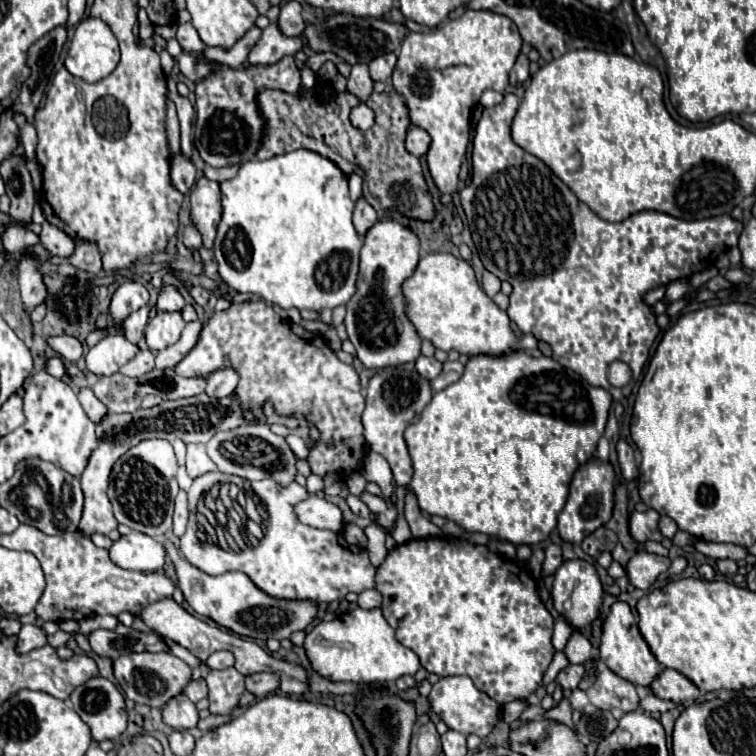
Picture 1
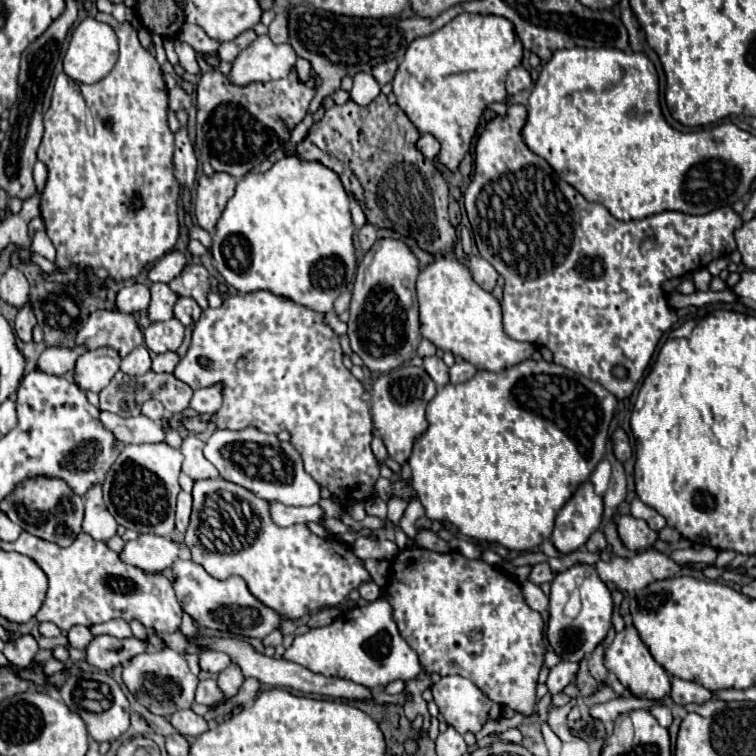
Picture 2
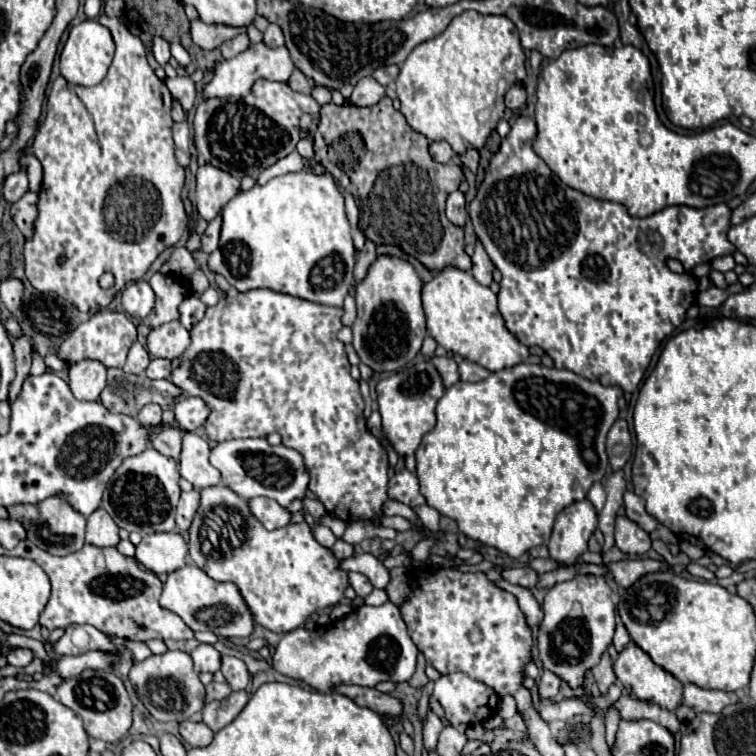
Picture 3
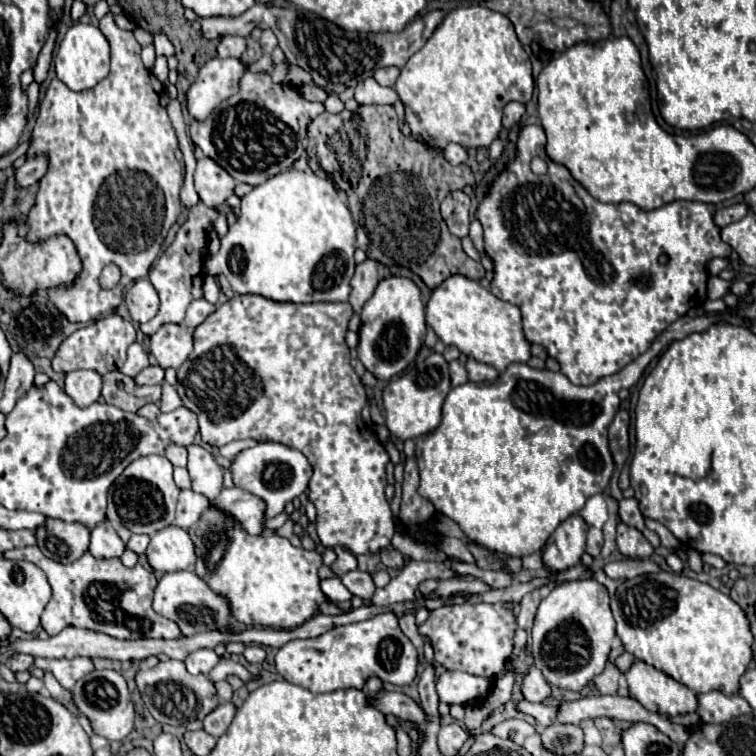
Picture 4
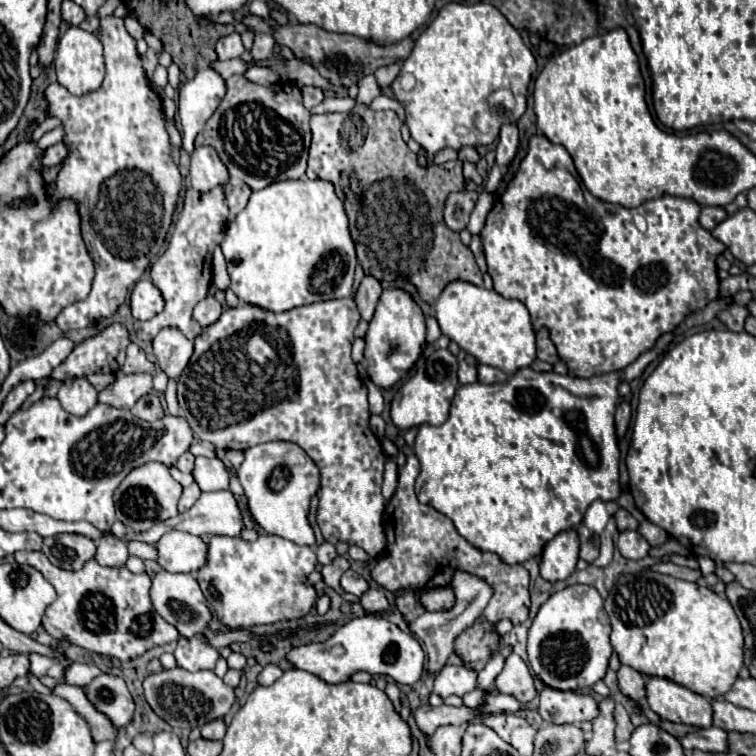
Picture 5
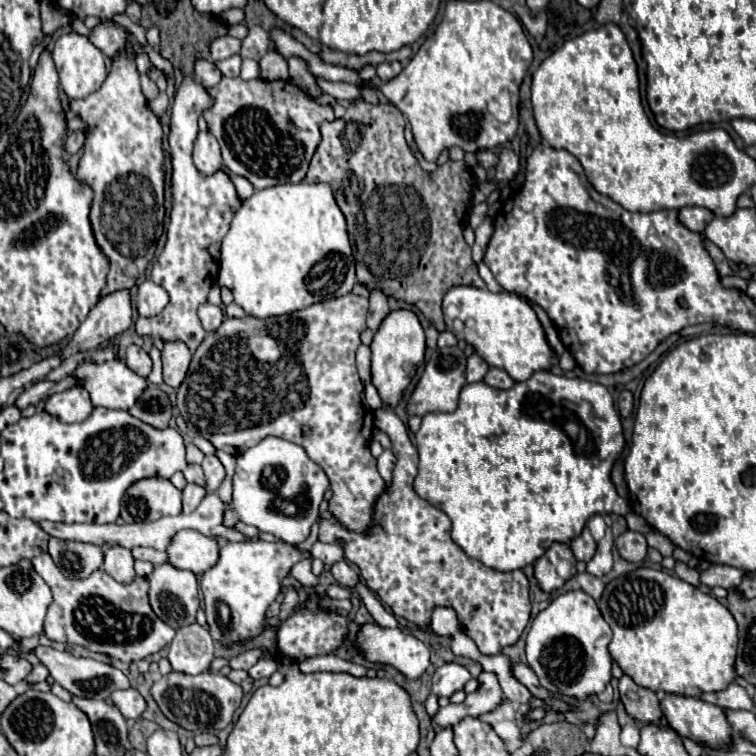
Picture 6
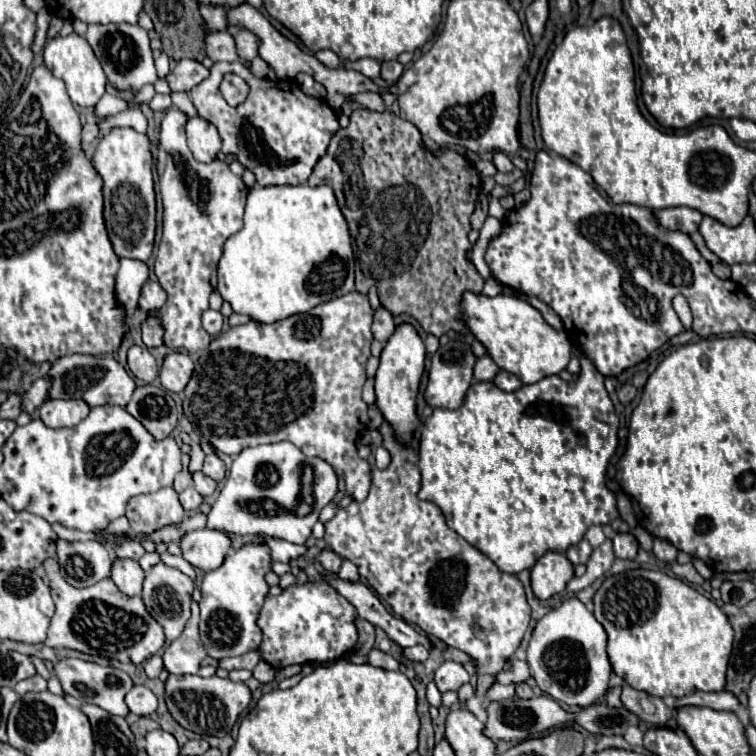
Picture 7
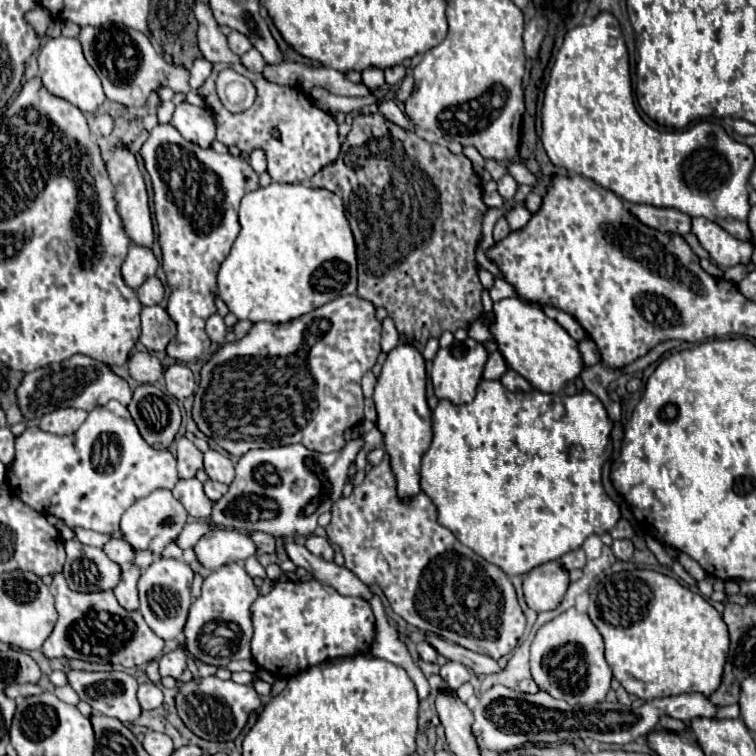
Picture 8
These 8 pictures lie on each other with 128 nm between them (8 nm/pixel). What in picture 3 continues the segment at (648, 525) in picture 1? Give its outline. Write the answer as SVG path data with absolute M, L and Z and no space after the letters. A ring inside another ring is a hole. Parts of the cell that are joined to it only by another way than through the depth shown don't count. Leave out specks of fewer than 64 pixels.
M626 516L616 518L616 546L628 556L642 556L650 550L650 534Z

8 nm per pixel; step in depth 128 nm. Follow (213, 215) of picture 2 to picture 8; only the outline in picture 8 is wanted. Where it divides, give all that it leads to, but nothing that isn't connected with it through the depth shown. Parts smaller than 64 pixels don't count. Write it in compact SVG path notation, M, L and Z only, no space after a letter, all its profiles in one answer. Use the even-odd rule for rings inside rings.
M188 102L176 106L172 124L188 142L198 144L200 148L210 148L216 138L216 124L212 116L204 108L192 106Z

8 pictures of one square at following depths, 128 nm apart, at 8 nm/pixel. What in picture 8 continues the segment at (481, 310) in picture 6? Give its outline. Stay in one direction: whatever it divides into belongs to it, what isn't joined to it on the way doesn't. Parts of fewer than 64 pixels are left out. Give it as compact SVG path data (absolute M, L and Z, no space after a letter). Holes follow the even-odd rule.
M504 298L492 306L494 320L490 332L506 364L526 378L540 392L560 392L568 380L574 380L584 368L576 340L540 308L524 304L520 298Z

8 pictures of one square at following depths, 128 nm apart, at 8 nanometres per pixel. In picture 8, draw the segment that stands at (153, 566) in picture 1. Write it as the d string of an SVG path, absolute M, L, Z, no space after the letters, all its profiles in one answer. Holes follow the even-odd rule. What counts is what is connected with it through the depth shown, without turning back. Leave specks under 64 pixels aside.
M212 528L198 540L198 544L194 546L194 552L198 562L204 568L216 570L224 566L228 560L234 560L234 562L246 560L256 552L256 544L252 542L250 536L238 530Z

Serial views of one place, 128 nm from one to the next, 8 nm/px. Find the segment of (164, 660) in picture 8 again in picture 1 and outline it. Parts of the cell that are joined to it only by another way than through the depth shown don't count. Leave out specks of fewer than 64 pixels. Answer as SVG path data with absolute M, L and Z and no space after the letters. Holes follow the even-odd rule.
M220 650L220 652L214 652L208 660L206 660L206 664L212 668L212 670L224 670L224 668L230 668L230 666L234 666L234 656L232 656L232 652L228 652L228 650Z

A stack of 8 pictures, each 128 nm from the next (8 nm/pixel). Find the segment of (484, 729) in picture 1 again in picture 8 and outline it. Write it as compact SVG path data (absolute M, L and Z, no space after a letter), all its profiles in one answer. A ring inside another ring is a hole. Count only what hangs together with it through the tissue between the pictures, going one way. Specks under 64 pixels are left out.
M446 662L446 664L440 668L440 676L442 676L442 680L446 682L448 690L454 694L464 682L470 680L472 674L470 674L470 670L464 668L464 664L460 664L460 662Z

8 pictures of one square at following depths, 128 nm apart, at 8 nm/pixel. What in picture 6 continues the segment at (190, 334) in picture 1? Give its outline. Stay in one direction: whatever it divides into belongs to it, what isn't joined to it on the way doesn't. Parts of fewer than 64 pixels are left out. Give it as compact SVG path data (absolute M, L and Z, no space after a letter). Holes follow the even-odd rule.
M112 360L104 364L82 362L74 376L82 378L82 386L90 392L94 406L104 406L112 410L128 410L144 388L148 386L146 378L134 374L122 360Z

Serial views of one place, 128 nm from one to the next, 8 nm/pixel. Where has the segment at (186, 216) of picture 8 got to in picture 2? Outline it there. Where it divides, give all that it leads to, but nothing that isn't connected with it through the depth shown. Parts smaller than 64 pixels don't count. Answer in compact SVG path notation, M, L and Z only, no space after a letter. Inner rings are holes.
M258 36L238 54L228 78L238 86L278 80L288 76L296 58L298 56L292 52L290 44L272 44L270 36ZM152 284L150 286L150 292L152 292L152 302L150 302L150 308L148 308L148 316L152 322L160 322L160 320L170 320L174 314L172 314L172 308L178 300L178 296L170 290L170 286L166 284Z

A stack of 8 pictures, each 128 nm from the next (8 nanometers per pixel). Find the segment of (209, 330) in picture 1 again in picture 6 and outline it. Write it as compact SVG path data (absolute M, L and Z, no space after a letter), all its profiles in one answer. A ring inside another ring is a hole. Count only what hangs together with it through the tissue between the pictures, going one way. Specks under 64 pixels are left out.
M346 294L270 320L254 316L226 318L220 328L206 334L202 344L196 348L190 370L178 388L176 404L188 424L192 424L218 450L232 456L256 446L266 436L280 436L300 444L330 480L332 498L328 500L328 512L338 524L356 534L368 532L374 504L386 490L376 468L376 458L368 448L372 440L374 412L364 400L364 386L354 362L356 348L360 346L360 332L366 328L366 314L368 298ZM304 424L312 428L312 434L306 438L302 436Z

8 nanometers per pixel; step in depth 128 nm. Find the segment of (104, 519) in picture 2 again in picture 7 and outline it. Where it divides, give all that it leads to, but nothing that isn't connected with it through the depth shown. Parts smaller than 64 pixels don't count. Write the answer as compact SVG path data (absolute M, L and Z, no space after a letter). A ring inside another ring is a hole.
M114 556L110 578L126 596L136 596L136 594L140 594L140 588L144 582L144 572L136 560L128 560L128 558L122 560L122 558Z

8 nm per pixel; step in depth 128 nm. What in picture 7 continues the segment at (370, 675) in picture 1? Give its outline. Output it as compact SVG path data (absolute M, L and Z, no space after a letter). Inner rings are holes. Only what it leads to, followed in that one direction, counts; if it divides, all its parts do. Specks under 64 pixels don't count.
M416 644L412 648L402 648L402 656L410 662L424 662L428 658L428 650L422 644Z

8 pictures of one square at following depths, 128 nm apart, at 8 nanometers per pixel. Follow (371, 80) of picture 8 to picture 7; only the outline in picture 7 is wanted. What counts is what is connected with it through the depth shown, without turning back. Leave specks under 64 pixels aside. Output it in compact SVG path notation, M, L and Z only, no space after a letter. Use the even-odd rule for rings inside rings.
M360 58L360 60L354 60L354 62L346 62L346 68L358 70L368 78L378 78L380 76L380 64L374 58Z

